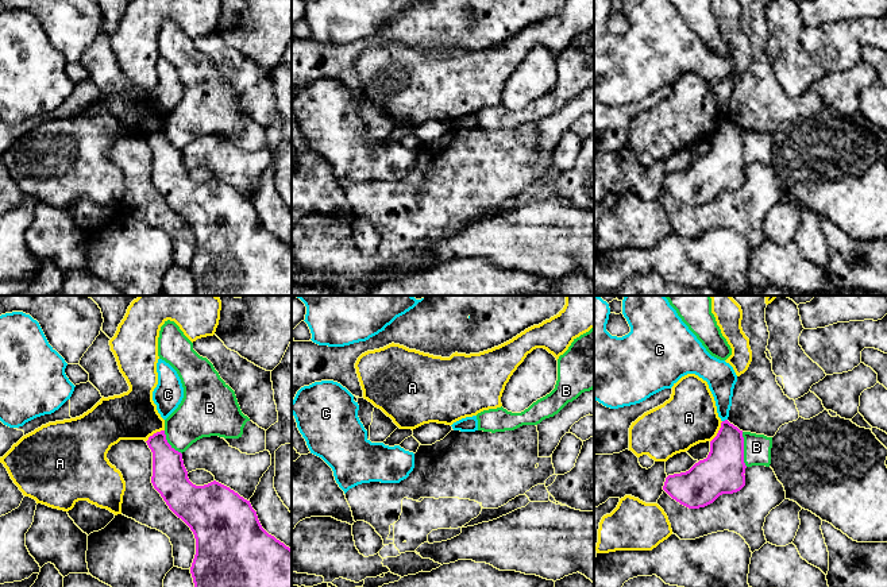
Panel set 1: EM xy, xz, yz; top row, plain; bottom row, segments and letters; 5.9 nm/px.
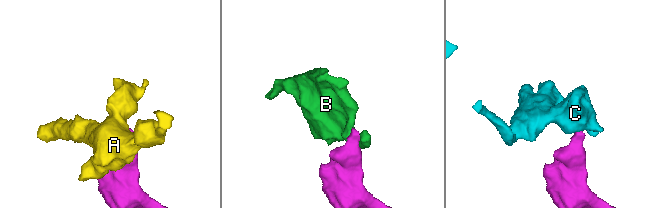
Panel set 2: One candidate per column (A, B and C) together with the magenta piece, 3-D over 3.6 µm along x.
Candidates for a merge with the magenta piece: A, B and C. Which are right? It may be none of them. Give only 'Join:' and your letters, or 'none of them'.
Join: none of them

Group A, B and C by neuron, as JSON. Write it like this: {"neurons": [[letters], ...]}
{"neurons": [["A"], ["B"], ["C"]]}

